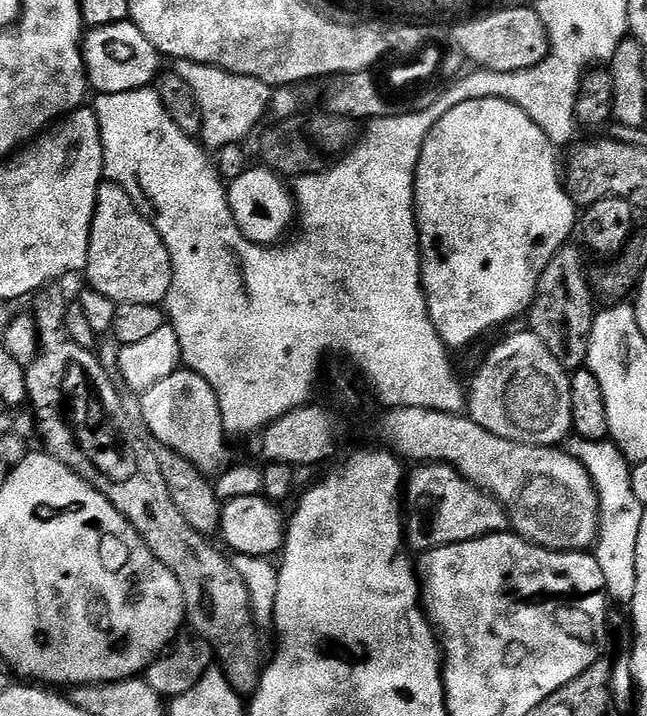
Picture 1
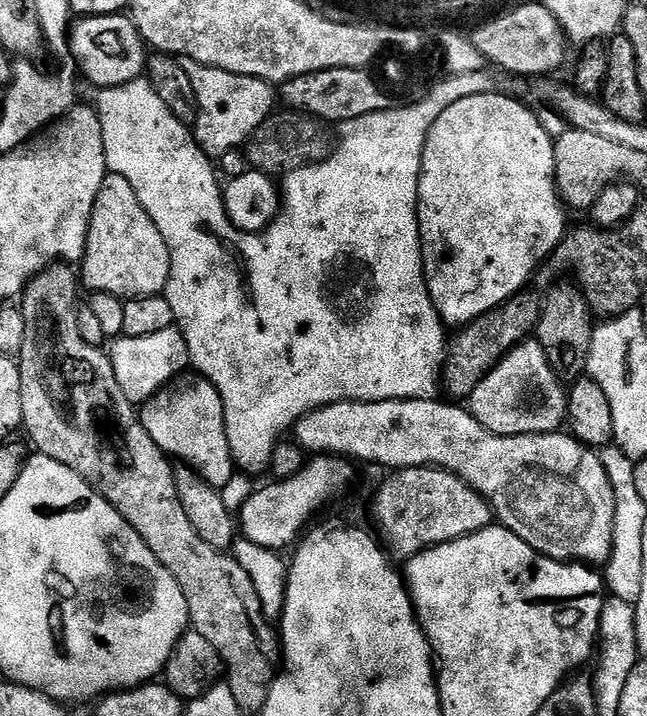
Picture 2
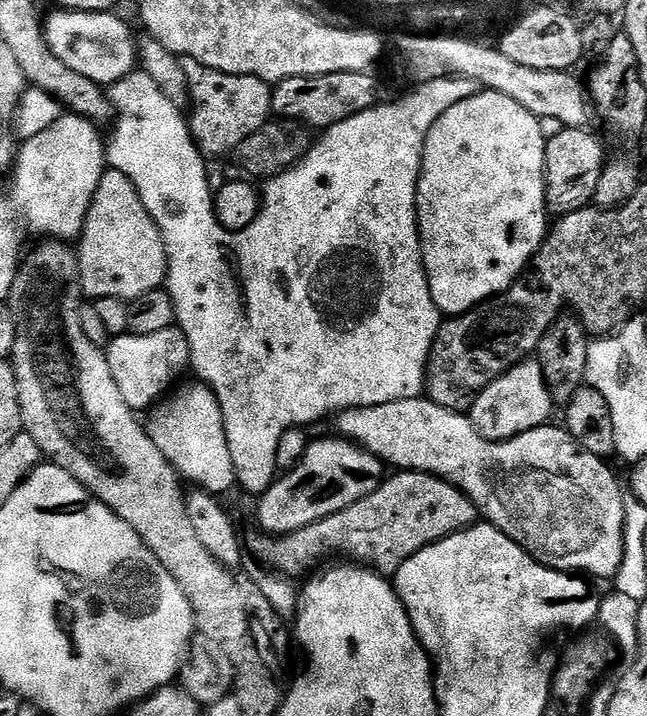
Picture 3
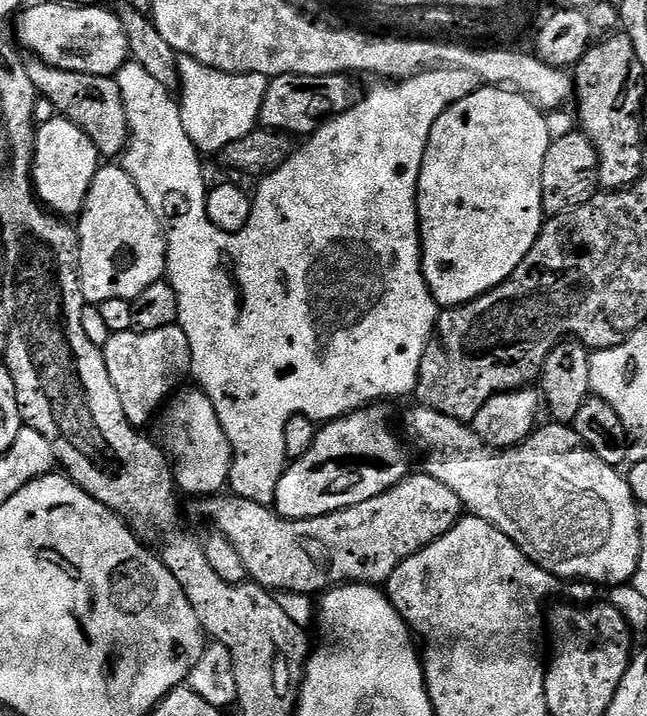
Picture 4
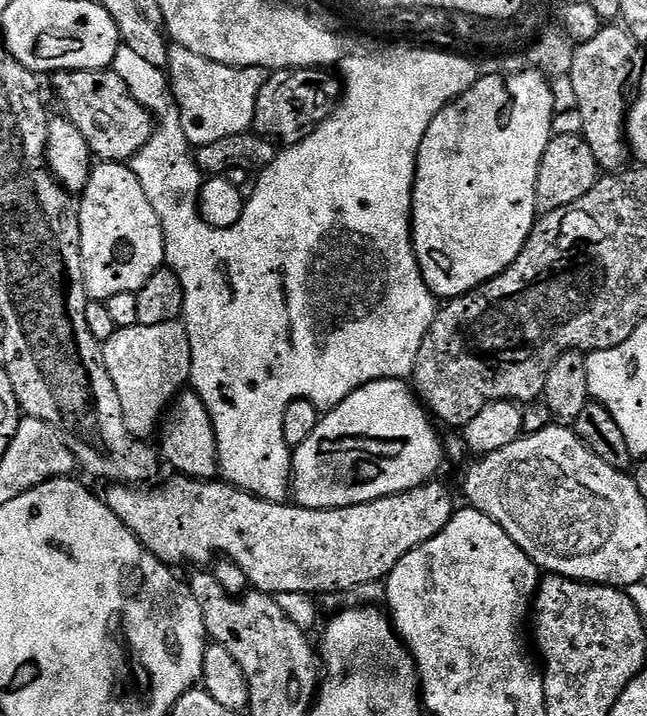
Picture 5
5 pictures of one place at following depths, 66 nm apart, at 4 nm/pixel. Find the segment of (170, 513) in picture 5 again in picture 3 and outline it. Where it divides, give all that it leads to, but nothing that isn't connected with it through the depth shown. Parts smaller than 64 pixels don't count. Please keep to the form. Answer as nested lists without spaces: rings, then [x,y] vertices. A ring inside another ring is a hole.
[[[400,470],[392,475],[366,498],[302,530],[294,530],[284,536],[253,531],[253,536],[246,540],[247,551],[248,548],[252,551],[251,559],[281,576],[297,578],[307,577],[319,560],[326,559],[333,552],[340,556],[336,558],[371,568],[388,578],[400,569],[402,562],[418,554],[418,550],[475,523],[478,513],[472,500],[448,481],[425,472]]]

